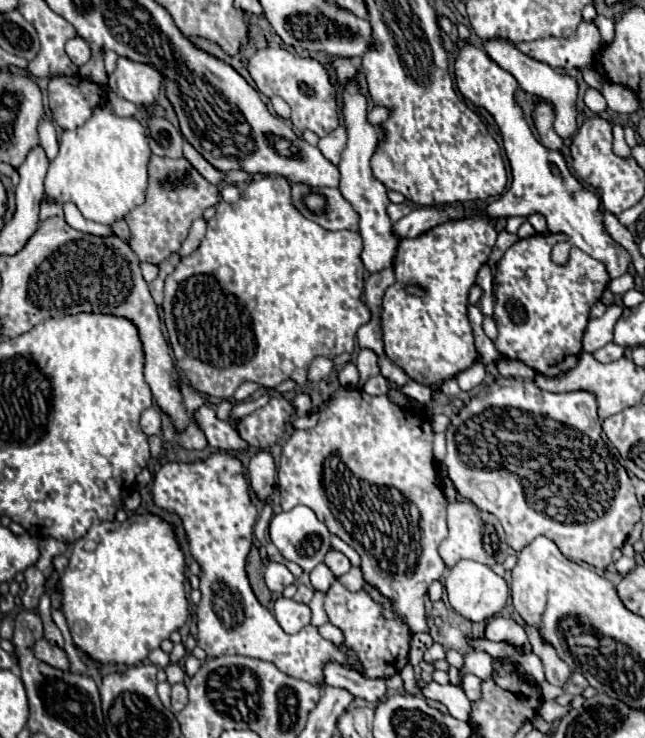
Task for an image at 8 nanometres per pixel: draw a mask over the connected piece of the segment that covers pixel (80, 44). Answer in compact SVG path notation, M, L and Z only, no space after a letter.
M77 35L75 39L69 39L69 41L67 41L65 53L69 55L69 59L71 59L77 67L81 67L81 65L85 65L85 63L91 59L91 45L89 45L87 39L83 39L83 37Z

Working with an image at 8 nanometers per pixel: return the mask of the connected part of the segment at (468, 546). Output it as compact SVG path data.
M459 499L459 501L453 501L447 505L447 527L449 527L449 535L441 541L439 545L439 555L443 557L445 565L447 567L453 567L459 559L473 559L477 563L485 563L485 565L495 565L497 559L495 557L505 557L507 553L497 553L497 555L491 555L483 549L483 517L487 517L489 513L483 513L475 503L467 501L467 499Z

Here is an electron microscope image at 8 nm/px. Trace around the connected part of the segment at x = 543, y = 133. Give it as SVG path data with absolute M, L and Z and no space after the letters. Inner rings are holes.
M539 101L533 107L533 123L539 133L539 139L547 149L561 149L563 139L555 133L555 107L549 101Z

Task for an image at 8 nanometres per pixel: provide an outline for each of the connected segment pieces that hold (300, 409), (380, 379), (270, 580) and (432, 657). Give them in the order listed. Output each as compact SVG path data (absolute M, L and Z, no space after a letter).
M299 393L299 395L295 395L295 399L293 399L293 407L295 407L297 417L305 417L305 415L309 415L311 409L313 409L313 405L311 405L311 397L309 397L307 393Z
M373 375L373 377L369 377L369 379L365 381L363 391L369 393L369 395L387 395L389 385L387 385L387 381L385 381L383 375Z
M269 563L265 571L265 583L273 593L283 593L283 589L291 583L295 583L295 577L289 573L285 565L279 563Z
M433 643L432 647L430 647L424 653L424 660L430 664L437 660L444 660L446 658L445 651L443 647L438 643Z

